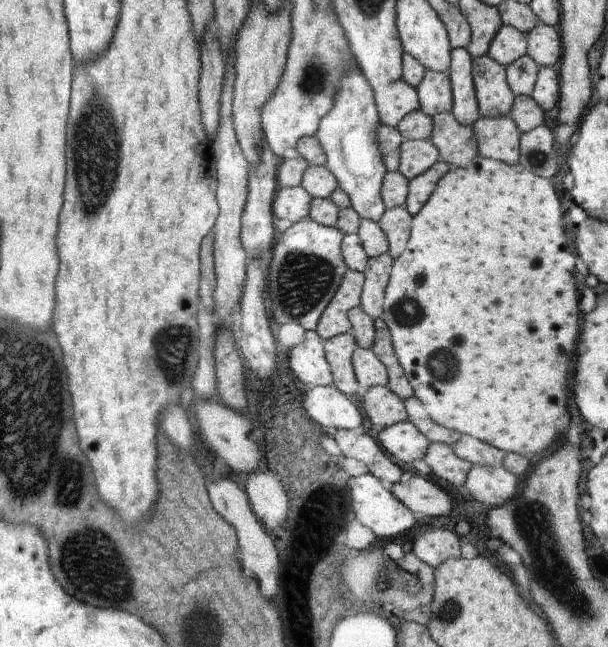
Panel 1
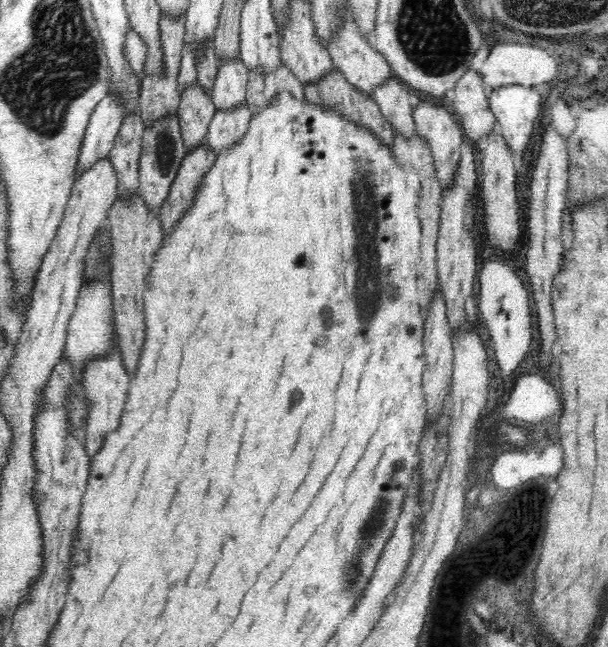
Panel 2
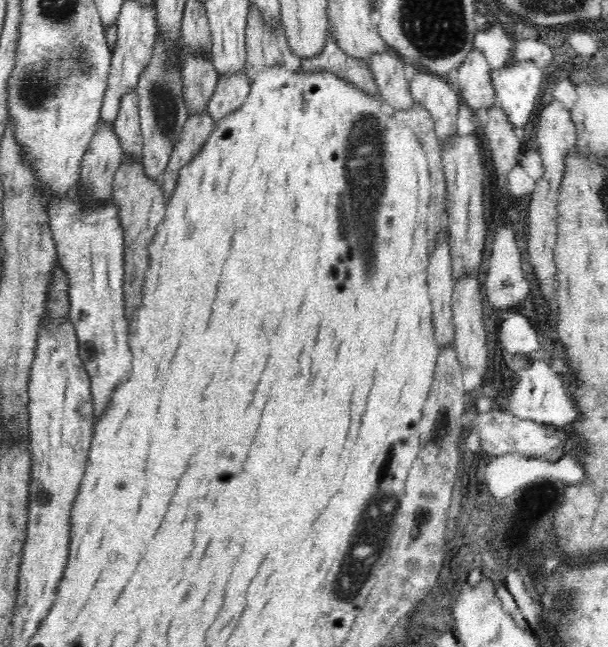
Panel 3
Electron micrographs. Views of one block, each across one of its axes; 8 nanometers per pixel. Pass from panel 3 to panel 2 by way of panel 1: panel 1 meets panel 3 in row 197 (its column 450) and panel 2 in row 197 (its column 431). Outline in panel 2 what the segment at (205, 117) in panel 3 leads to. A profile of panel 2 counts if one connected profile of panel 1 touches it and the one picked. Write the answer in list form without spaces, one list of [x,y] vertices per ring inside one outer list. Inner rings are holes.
[[[207,142],[204,143],[187,152],[176,172],[176,178],[170,184],[168,198],[164,200],[158,214],[165,235],[170,234],[178,226],[182,216],[190,210],[204,174],[208,174],[214,166],[214,151],[208,147]]]

